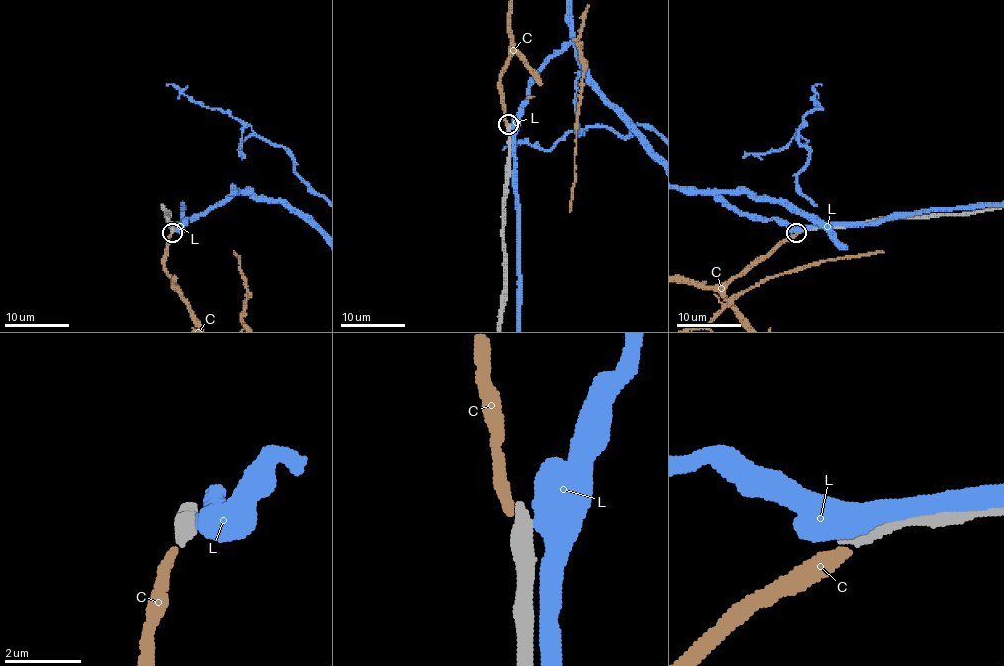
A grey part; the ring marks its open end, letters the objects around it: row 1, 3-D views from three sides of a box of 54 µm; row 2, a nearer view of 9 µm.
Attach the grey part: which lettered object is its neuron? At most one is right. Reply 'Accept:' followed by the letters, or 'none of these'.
Accept: C

